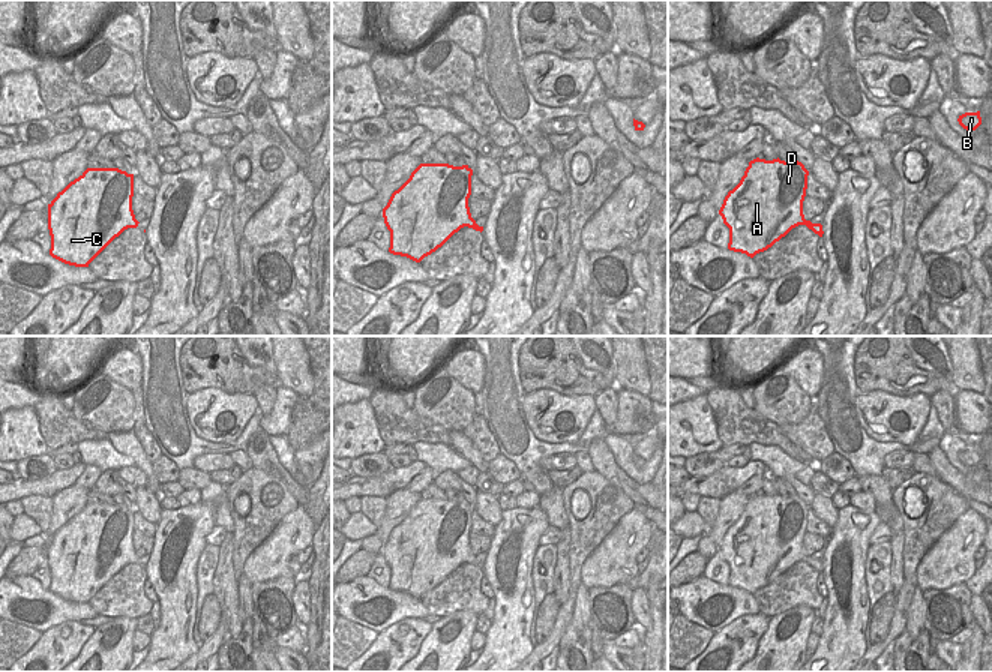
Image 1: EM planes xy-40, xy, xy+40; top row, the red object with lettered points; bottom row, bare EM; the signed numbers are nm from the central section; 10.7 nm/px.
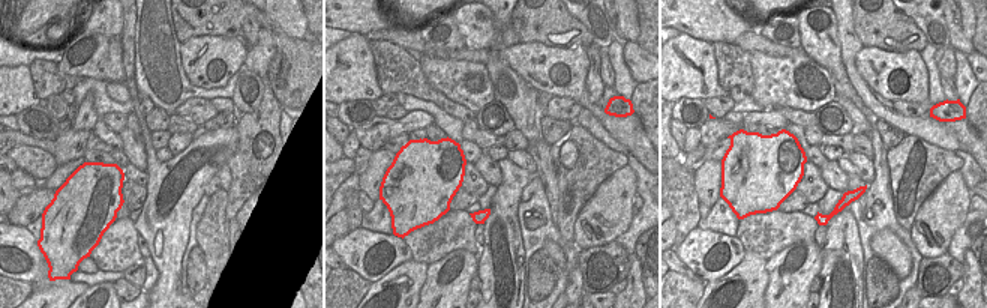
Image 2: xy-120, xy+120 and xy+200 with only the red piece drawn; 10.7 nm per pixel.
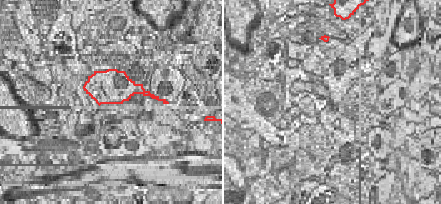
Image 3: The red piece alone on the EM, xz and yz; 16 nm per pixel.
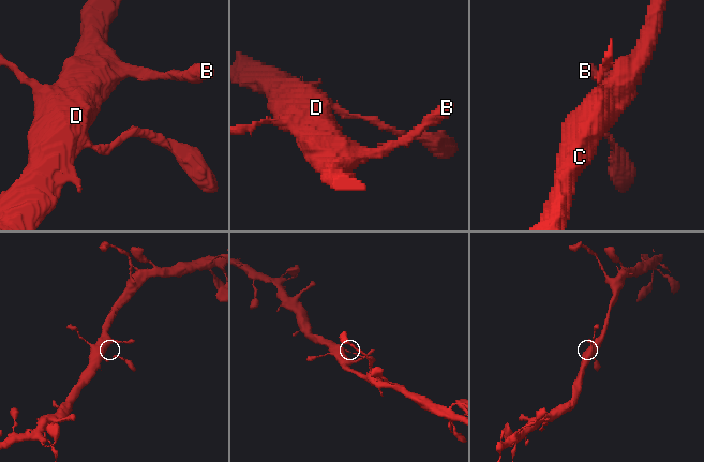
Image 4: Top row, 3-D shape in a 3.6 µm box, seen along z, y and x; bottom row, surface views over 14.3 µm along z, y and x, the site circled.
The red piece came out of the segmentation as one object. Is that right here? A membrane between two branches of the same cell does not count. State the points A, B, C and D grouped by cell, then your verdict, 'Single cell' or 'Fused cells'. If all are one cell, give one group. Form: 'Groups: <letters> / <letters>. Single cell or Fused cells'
Groups: A B C D. Single cell

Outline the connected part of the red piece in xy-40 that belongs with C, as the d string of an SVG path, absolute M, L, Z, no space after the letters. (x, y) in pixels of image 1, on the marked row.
M87 168L48 204L50 255L65 264L89 264L125 230L137 228L134 174Z

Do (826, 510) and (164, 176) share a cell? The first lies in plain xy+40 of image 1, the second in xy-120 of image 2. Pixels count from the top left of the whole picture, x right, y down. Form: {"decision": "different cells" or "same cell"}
{"decision": "different cells"}

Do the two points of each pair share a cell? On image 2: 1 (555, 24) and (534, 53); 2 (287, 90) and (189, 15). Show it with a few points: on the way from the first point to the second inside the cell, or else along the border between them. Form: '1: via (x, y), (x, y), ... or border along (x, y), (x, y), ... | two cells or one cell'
1: border along (521, 42), (575, 47) | two cells
2: via (287, 54), (279, 35), (260, 15), (225, 15) | one cell

